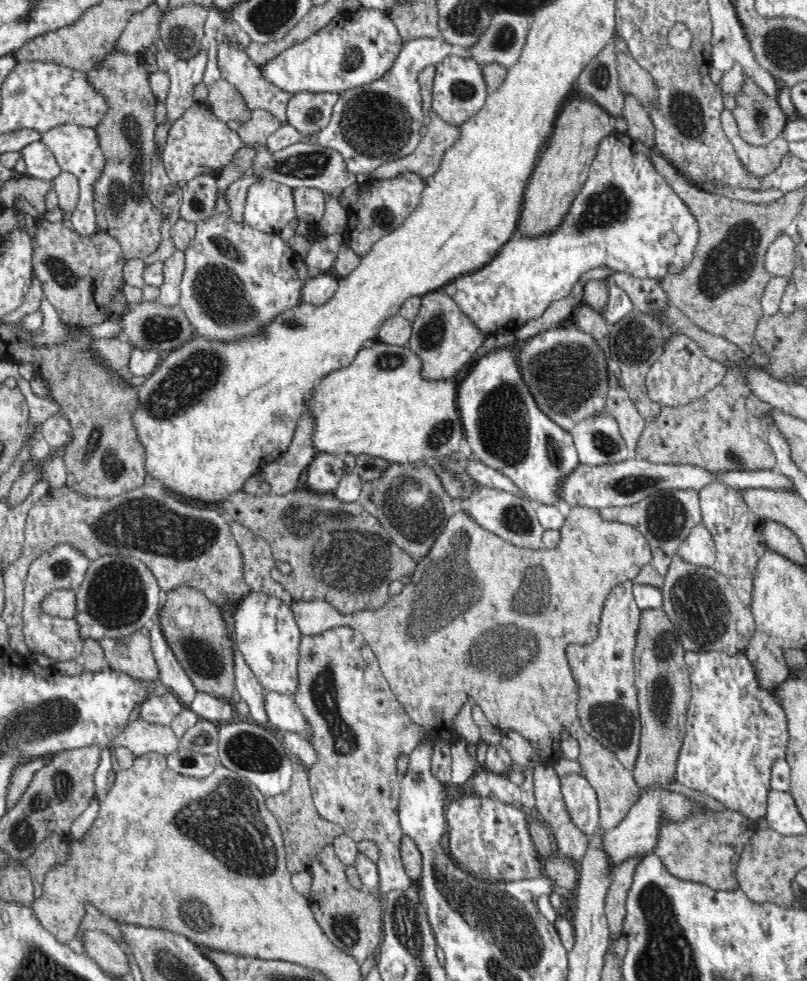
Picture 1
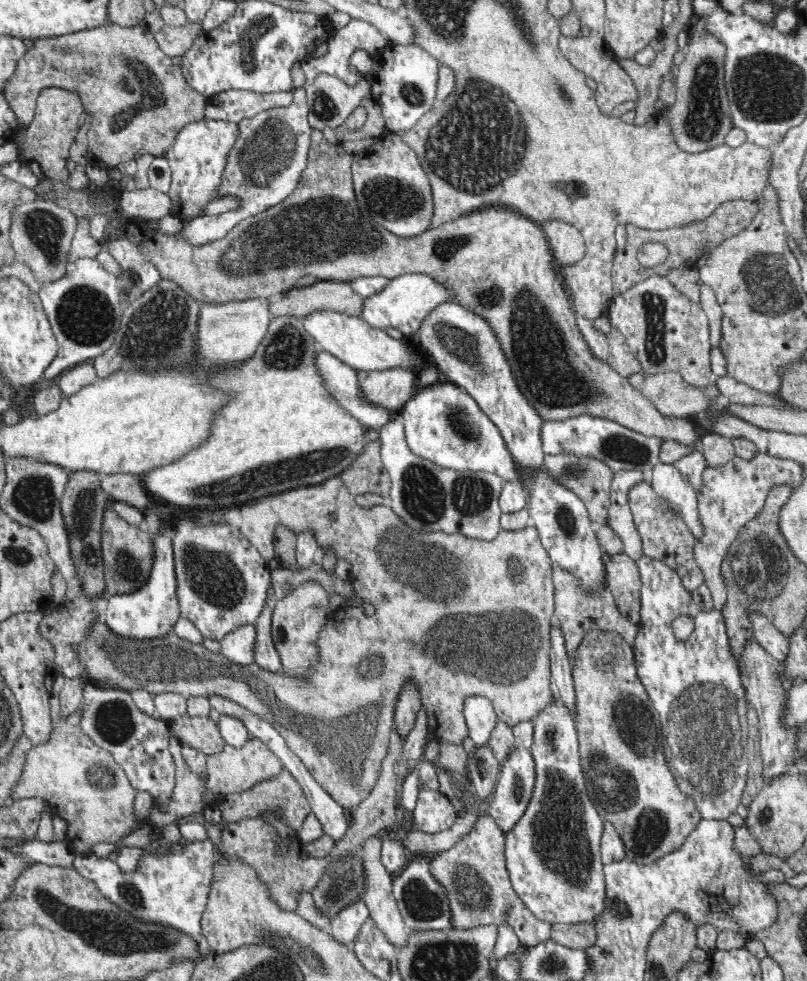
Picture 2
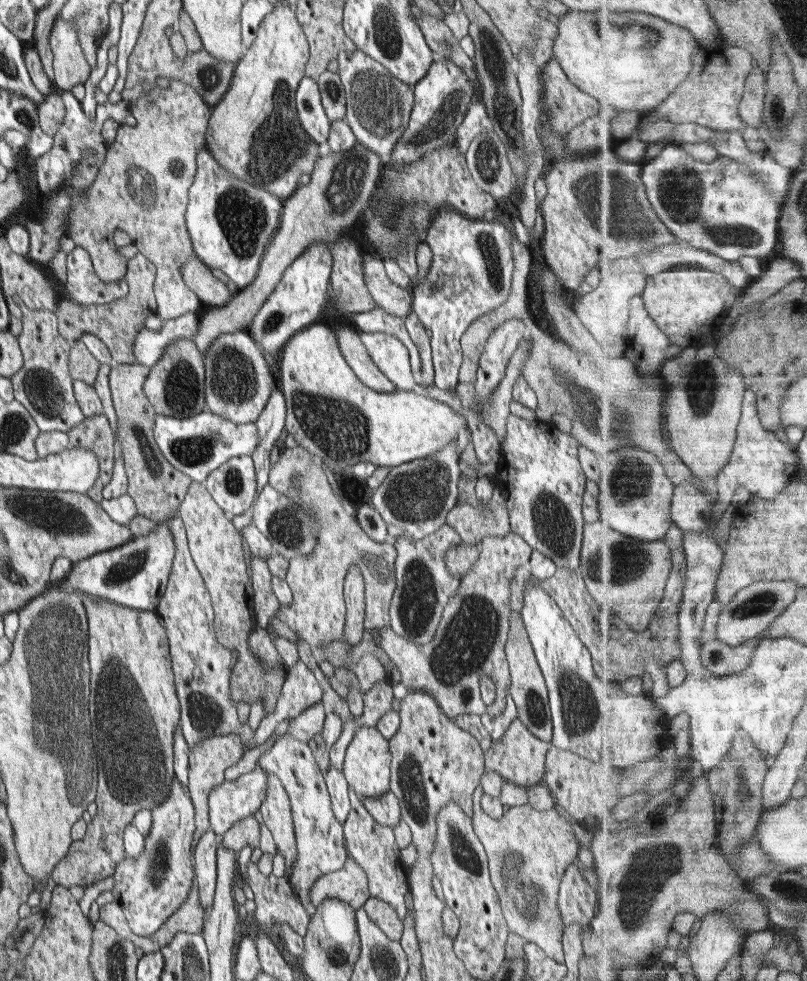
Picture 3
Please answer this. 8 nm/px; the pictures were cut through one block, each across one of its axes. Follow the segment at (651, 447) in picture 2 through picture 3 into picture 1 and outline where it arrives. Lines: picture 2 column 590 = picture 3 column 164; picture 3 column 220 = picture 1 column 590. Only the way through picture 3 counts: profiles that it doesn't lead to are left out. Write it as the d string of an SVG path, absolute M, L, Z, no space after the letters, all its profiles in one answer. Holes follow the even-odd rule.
M600 412L596 416L581 420L570 434L580 464L616 464L632 456L612 413Z

